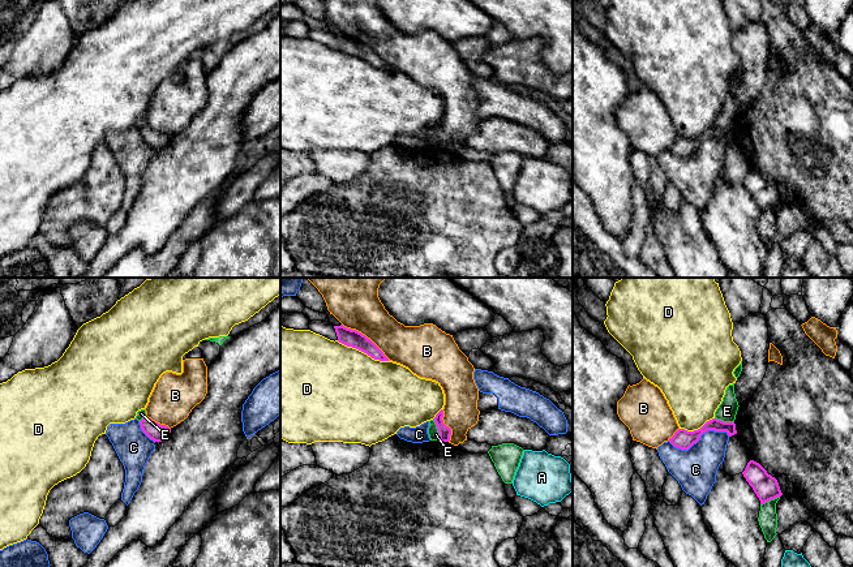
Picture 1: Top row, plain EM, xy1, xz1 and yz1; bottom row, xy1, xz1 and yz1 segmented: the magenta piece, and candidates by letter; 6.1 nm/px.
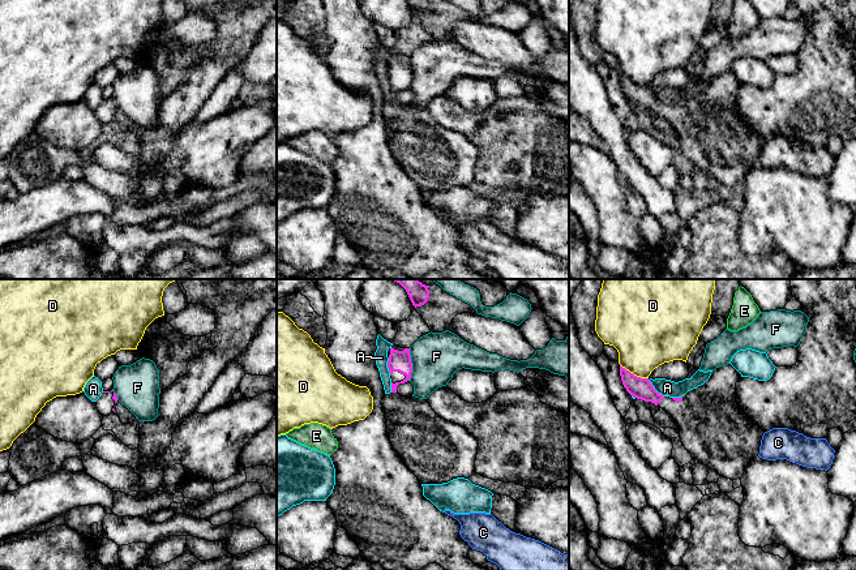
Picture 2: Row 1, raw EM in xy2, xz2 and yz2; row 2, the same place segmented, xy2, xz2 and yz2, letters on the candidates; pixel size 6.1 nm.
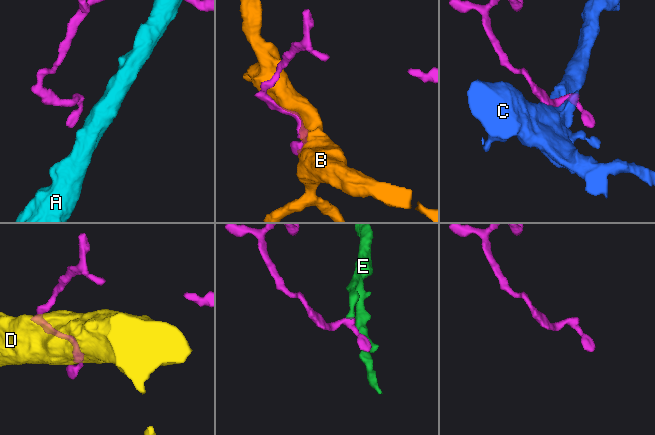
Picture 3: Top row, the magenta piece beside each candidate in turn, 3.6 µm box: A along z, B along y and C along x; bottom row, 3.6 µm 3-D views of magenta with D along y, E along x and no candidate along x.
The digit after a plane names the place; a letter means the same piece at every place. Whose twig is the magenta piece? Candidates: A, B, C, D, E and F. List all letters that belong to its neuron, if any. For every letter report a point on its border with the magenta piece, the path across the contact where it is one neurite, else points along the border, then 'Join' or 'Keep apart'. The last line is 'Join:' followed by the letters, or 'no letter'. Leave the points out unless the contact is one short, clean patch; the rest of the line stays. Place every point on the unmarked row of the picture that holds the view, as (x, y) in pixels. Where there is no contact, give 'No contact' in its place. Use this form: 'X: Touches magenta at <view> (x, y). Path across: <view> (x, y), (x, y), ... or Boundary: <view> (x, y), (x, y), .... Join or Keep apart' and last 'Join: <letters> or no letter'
A: Touches magenta at yz2 (654, 97). Boundary: yz2 (647, 88), (663, 104). Keep apart
B: Touches magenta at xz1 (365, 44). Keep apart
C: Touches magenta at yz1 (699, 145). Keep apart
D: Touches magenta at xz1 (363, 59). Keep apart
E: Touches magenta at xz1 (437, 136). Keep apart
F: Touches magenta at xz2 (411, 72). Keep apart
Join: no letter

